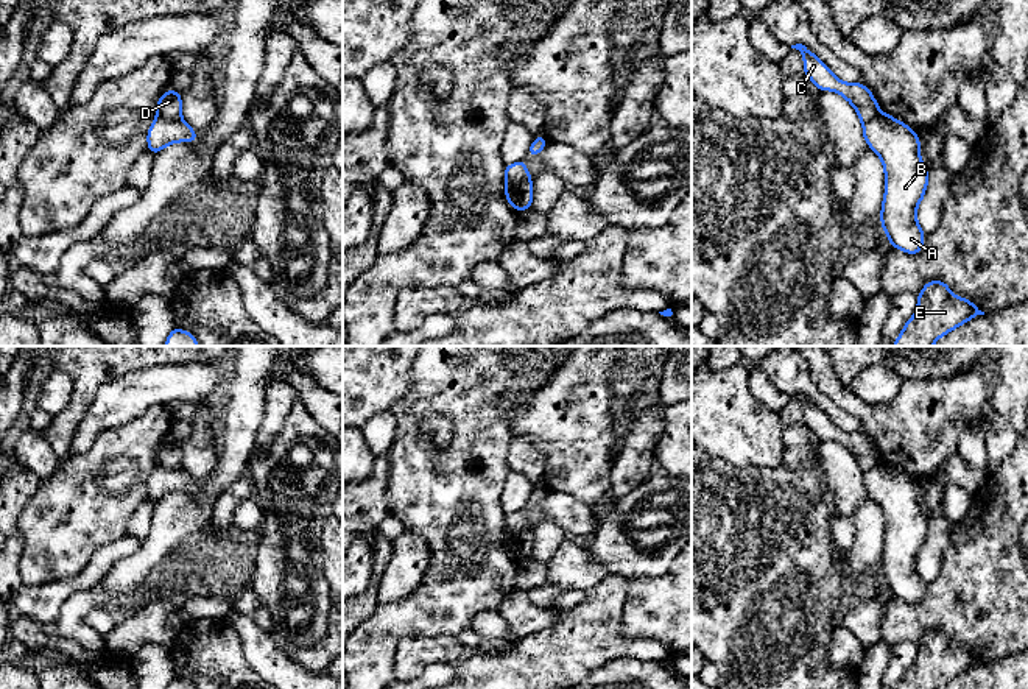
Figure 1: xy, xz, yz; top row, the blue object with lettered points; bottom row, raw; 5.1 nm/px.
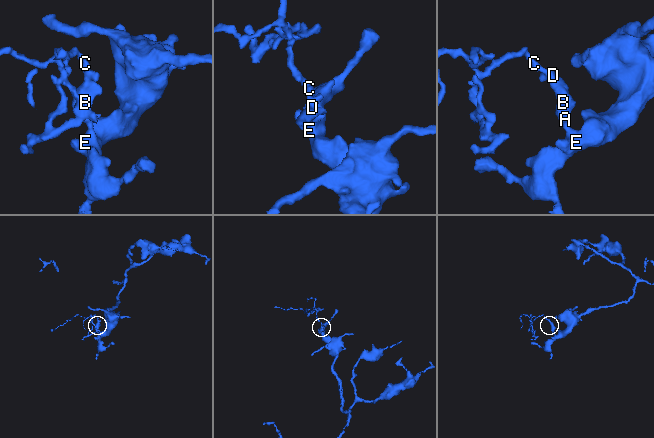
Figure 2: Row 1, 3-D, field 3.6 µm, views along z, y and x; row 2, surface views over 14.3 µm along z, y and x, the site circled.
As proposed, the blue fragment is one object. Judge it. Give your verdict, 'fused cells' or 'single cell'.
fused cells

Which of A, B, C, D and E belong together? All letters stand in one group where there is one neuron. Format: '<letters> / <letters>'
A B E / C D

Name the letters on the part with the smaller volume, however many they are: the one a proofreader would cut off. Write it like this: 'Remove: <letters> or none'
Remove: C, D

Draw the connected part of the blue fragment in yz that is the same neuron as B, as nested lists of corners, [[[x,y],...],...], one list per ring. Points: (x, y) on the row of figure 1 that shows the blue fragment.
[[[883,112],[863,125],[863,137],[885,168],[885,196],[880,212],[883,231],[892,248],[914,256],[922,249],[925,238],[916,212],[928,184],[917,132]]]

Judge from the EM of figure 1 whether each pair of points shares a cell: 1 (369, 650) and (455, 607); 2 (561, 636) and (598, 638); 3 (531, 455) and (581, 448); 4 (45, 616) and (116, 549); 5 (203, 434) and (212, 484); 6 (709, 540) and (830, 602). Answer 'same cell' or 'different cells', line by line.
1: same cell
2: same cell
3: different cells
4: same cell
5: different cells
6: same cell

